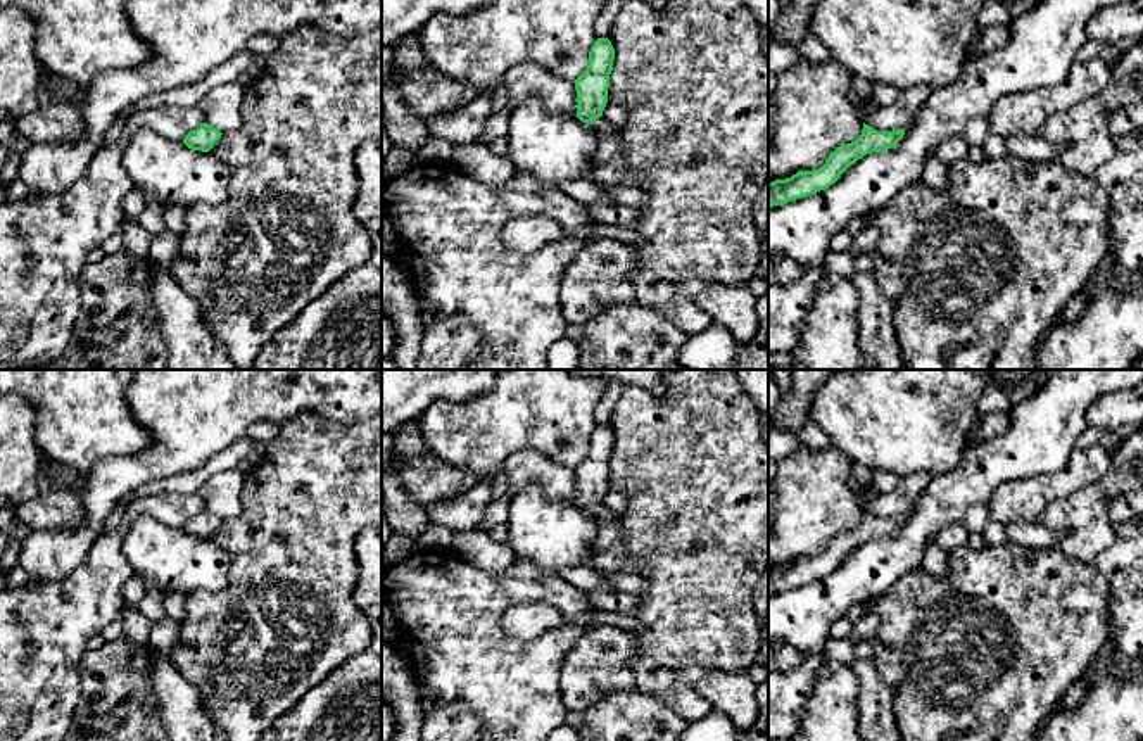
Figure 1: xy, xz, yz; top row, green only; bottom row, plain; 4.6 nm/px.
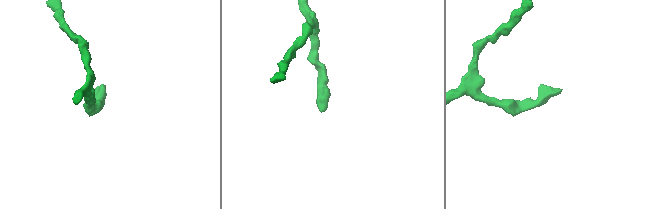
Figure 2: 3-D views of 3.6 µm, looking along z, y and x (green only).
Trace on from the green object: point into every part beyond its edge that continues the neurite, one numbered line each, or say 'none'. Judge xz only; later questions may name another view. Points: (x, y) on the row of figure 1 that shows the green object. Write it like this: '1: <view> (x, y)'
1: xz (606, 168)

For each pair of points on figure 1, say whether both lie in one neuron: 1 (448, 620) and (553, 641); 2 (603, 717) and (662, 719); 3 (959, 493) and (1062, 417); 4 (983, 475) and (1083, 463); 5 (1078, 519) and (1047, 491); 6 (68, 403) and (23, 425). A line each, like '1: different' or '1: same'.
1: same
2: same
3: same
4: different
5: different
6: different

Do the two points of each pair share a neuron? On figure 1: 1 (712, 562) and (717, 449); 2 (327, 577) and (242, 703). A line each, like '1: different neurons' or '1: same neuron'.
1: same neuron
2: same neuron

